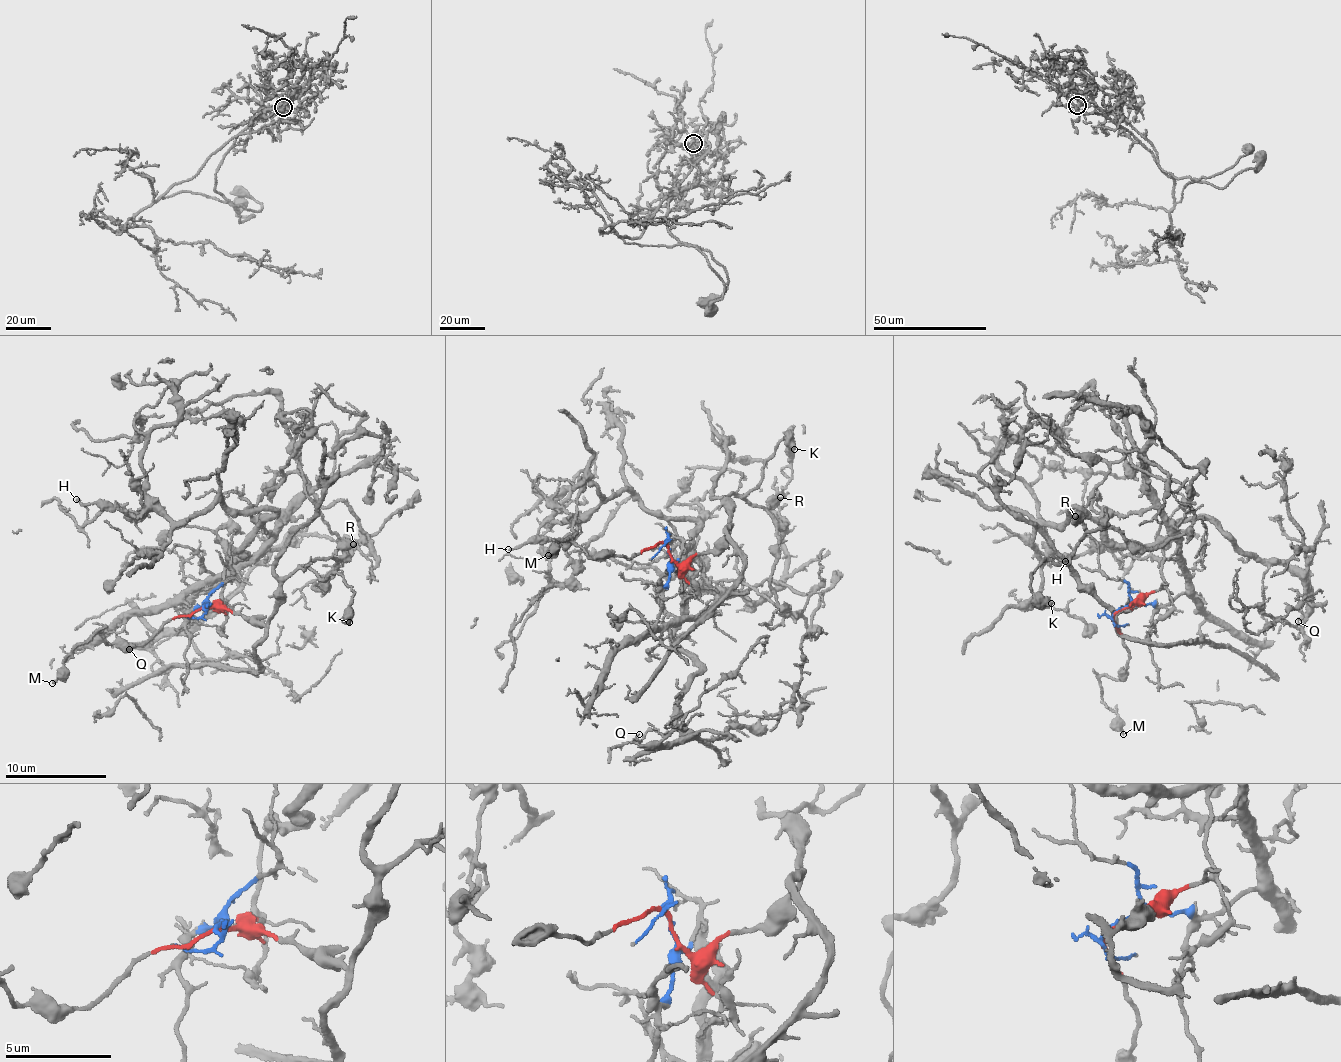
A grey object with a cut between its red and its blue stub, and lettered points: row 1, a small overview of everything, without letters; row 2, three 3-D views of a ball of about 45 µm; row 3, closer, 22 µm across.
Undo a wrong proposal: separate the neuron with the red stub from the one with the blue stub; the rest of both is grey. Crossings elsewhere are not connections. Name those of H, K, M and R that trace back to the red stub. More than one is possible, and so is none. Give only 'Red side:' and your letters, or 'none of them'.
Red side: K, M, R

